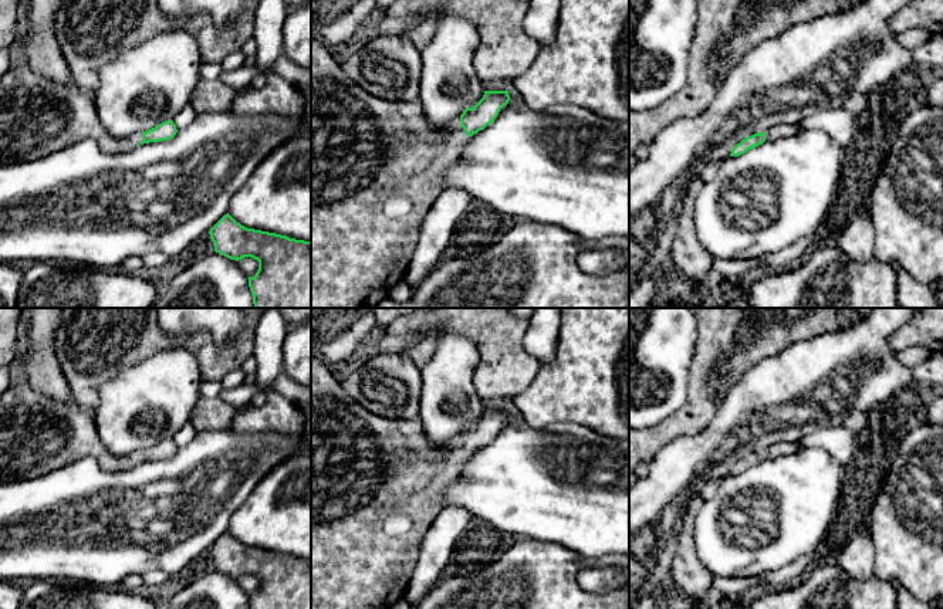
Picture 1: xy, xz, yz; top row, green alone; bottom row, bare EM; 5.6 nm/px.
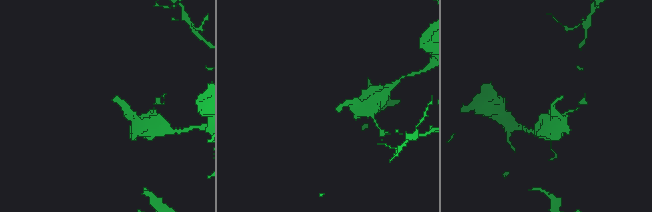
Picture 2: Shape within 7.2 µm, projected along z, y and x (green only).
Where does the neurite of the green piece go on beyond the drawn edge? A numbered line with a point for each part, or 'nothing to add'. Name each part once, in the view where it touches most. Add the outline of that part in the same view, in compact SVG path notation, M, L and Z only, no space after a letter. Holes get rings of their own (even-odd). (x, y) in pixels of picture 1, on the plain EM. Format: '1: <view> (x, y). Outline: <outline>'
1: xz (377, 486). Outline: M311 352L311 609L391 609L405 598L420 556L422 541L443 508L447 488L460 477L469 459L470 454L460 444L460 437L445 446L433 446L425 434L420 419L388 420L368 412Z

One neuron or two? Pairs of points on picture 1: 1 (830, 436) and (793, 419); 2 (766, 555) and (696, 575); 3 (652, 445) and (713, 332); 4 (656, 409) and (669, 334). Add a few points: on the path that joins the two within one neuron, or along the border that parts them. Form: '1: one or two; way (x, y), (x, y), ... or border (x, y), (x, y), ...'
1: two; border (841, 423), (804, 435), (794, 442)
2: two; border (692, 541), (698, 560), (715, 577)
3: one; way (680, 416), (703, 393), (705, 372), (710, 361)
4: one; way (669, 393), (675, 379), (669, 372), (669, 354)

